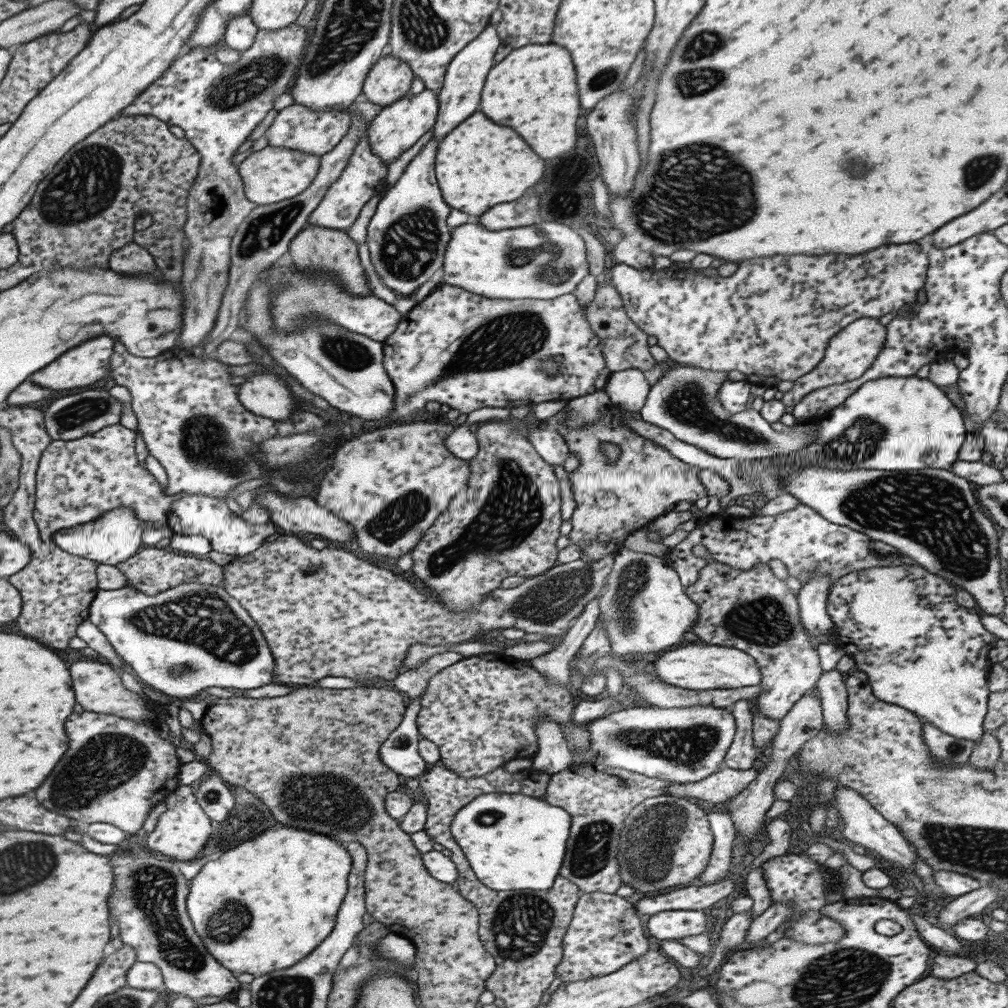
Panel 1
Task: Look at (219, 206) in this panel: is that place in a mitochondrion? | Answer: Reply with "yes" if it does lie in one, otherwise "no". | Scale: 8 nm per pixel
no

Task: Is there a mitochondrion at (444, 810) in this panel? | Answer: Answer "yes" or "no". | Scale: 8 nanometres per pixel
no

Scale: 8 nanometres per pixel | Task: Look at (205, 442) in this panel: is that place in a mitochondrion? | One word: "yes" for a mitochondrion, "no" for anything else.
yes

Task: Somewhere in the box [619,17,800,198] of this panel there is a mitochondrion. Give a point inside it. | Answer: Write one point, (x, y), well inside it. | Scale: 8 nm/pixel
(695, 58)

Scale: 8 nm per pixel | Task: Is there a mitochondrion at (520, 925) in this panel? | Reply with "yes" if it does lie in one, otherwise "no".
yes

